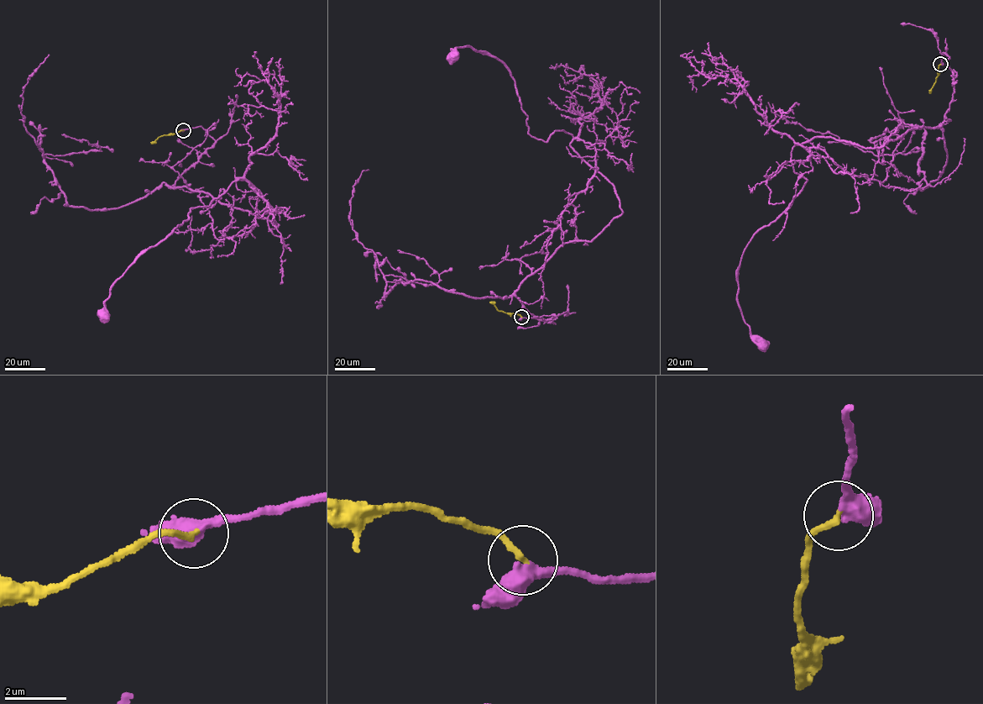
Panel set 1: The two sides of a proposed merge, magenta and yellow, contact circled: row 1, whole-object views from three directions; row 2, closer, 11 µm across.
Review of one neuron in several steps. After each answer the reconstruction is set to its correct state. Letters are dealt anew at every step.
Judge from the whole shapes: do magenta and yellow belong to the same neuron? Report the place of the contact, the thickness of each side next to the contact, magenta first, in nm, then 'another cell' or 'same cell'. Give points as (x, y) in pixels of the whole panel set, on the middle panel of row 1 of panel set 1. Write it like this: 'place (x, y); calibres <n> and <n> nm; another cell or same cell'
place (521, 317); calibres 440 and 200 nm; same cell

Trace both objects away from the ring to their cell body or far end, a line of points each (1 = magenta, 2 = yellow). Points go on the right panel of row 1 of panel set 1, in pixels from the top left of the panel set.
1: (941, 64), (939, 126), (792, 148), (807, 181), (738, 273), (764, 344)
2: (941, 64), (929, 92)

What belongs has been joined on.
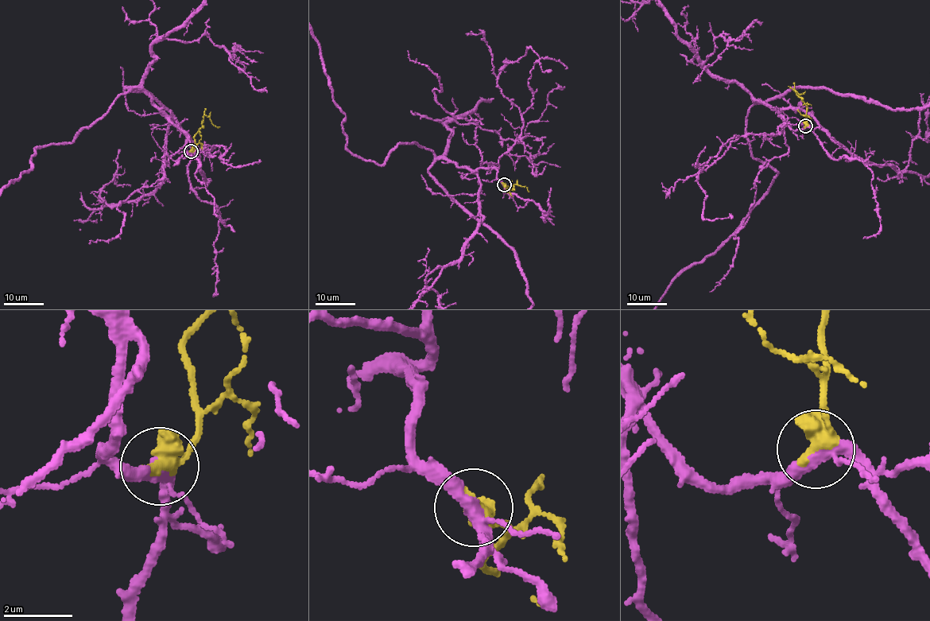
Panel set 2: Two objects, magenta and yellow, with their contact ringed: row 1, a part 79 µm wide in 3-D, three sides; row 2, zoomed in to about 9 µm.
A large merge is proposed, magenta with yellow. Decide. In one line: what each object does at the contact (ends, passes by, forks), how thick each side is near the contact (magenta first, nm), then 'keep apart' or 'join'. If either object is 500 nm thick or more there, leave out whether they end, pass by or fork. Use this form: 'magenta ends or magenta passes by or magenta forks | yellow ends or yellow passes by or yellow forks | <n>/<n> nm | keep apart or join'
300/650 nm | join

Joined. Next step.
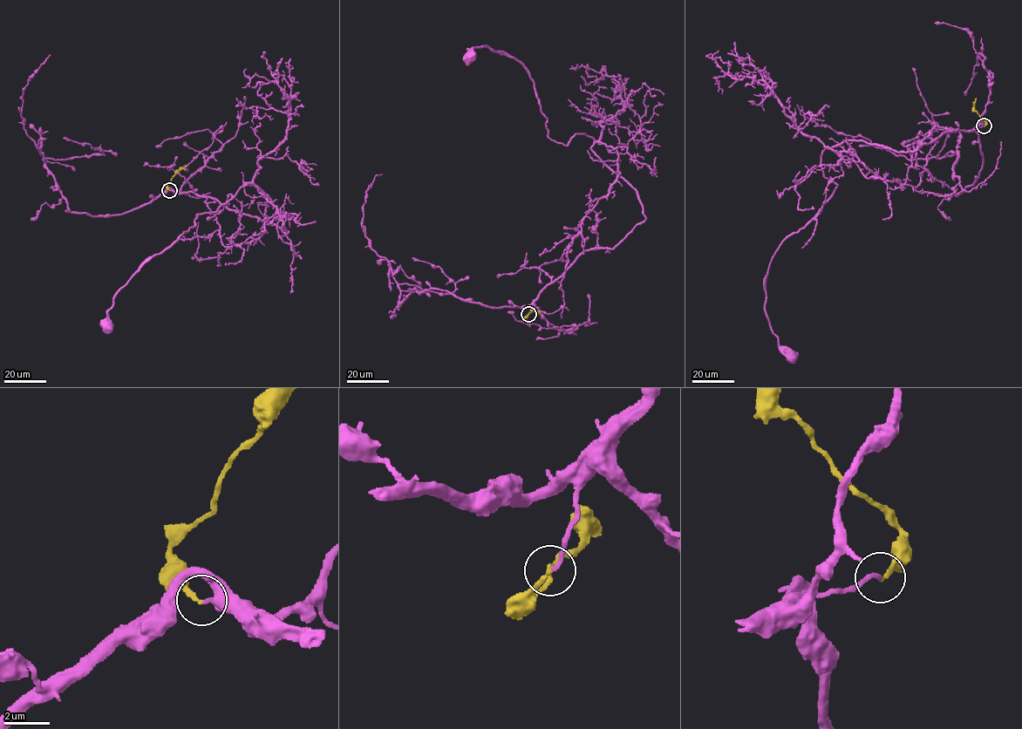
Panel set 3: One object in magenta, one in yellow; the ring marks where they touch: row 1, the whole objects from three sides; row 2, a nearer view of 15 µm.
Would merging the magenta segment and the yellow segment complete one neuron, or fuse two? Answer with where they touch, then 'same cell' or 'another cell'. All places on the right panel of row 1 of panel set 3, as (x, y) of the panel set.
at (984, 126); same cell

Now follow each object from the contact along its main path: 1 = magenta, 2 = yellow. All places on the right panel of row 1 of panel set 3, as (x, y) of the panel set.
1: (984, 126), (911, 151), (847, 140), (822, 152), (837, 186), (766, 282), (765, 312), (793, 356)
2: (984, 126), (985, 121), (974, 109), (976, 98)

